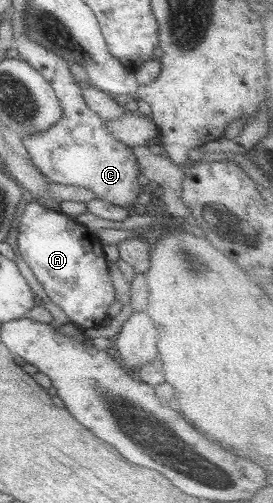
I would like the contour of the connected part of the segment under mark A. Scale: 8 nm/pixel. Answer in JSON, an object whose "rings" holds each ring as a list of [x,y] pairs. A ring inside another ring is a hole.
{"rings":[[[29,202],[19,218],[19,233],[17,234],[17,252],[45,294],[51,298],[53,304],[59,306],[78,328],[99,327],[107,316],[107,308],[115,300],[114,289],[109,278],[105,255],[101,242],[96,236],[87,230],[83,224],[79,224],[73,217],[66,216],[61,211],[50,210],[41,204]]]}

